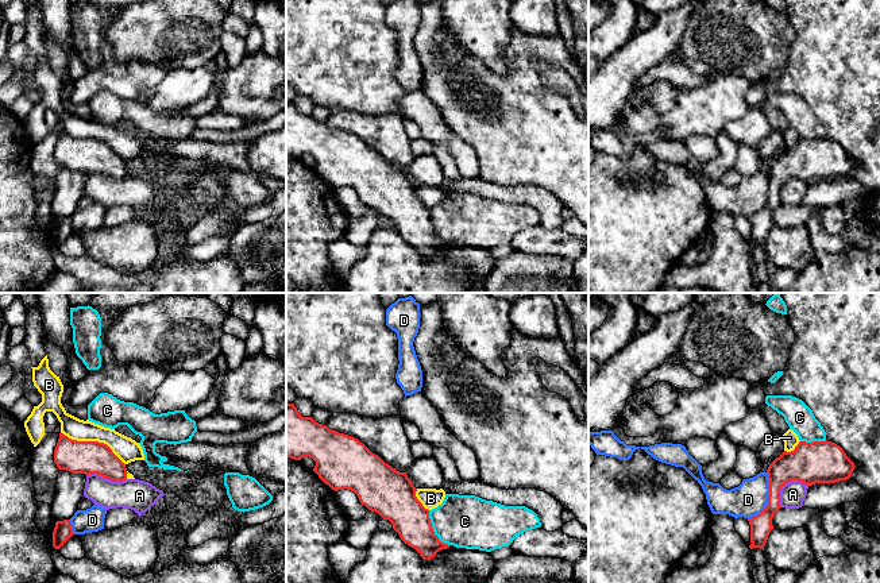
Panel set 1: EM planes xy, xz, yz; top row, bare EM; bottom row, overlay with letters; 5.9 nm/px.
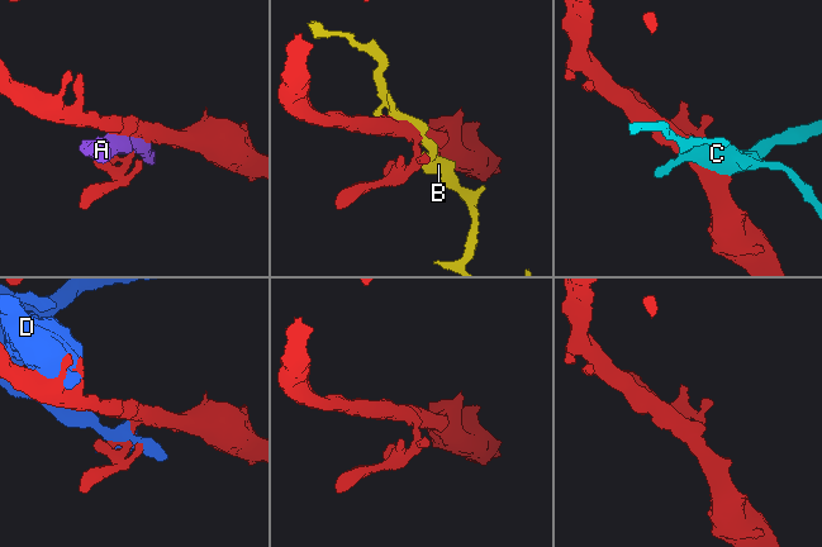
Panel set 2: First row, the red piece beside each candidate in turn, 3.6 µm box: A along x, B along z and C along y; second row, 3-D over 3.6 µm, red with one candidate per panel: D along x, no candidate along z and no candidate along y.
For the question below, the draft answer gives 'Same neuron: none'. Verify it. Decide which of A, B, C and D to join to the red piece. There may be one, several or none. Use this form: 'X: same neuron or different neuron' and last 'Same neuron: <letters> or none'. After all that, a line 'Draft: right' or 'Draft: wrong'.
A: different neuron
B: different neuron
C: different neuron
D: different neuron
Same neuron: none
Draft: right

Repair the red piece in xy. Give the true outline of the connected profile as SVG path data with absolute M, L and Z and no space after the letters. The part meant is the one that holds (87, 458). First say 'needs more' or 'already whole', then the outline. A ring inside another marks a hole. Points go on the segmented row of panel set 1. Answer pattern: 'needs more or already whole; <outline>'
already whole; M59 433L54 449L54 463L59 470L73 474L97 474L112 482L127 479L126 464L112 452L112 449L99 441L77 441Z

